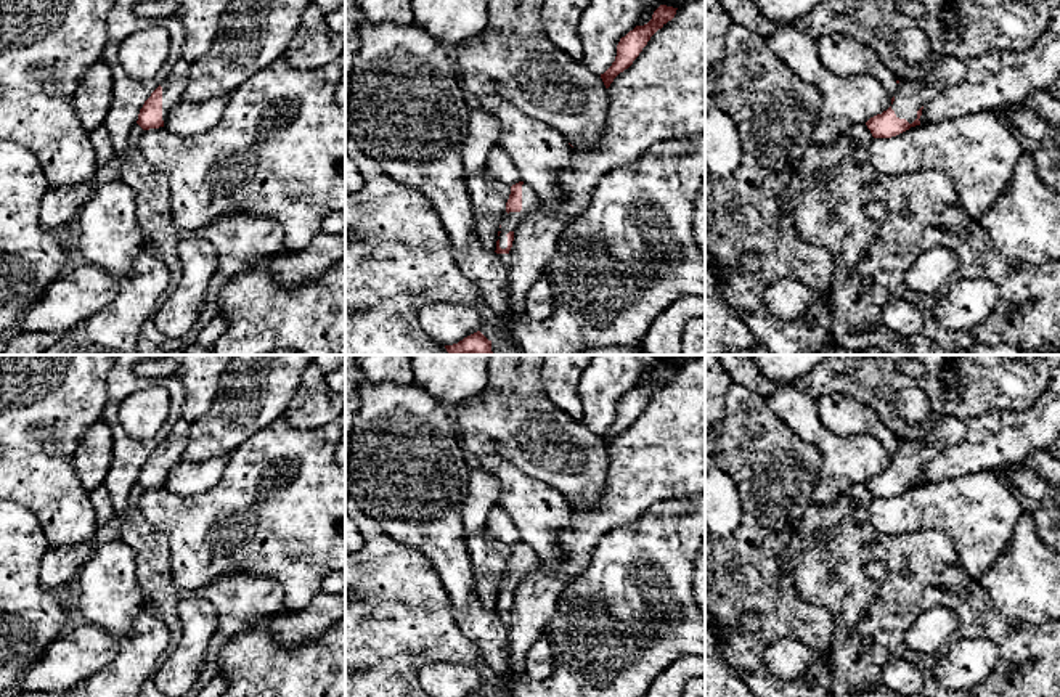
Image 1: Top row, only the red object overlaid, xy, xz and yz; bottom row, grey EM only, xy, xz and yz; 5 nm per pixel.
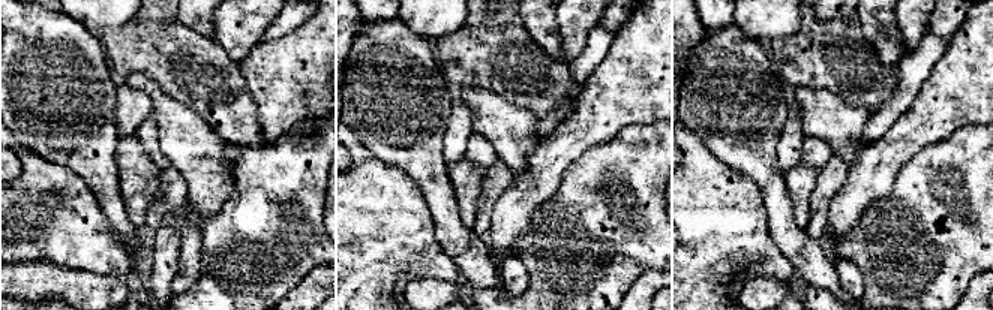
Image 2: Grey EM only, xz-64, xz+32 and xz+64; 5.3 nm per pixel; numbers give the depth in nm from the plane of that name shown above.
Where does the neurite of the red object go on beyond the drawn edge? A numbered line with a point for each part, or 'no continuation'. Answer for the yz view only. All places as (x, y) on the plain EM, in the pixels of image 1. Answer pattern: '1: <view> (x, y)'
1: yz (949, 431)

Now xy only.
1: xy (174, 445)

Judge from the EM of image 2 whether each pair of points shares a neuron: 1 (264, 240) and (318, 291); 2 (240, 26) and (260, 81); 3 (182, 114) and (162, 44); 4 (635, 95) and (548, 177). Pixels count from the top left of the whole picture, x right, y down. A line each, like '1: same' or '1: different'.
1: different
2: different
3: different
4: same

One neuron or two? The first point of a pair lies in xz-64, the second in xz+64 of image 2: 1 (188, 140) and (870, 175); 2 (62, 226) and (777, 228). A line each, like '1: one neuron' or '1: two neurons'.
1: two neurons
2: two neurons

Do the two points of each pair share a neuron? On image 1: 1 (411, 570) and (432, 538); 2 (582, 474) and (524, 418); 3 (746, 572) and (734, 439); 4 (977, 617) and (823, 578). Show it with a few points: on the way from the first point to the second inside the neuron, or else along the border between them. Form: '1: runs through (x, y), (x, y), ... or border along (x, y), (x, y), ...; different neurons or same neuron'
1: border along (389, 535), (418, 548), (444, 583); different neurons
2: runs through (569, 460), (538, 432); same neuron
3: runs through (760, 538), (760, 472); same neuron
4: runs through (938, 593), (861, 593); same neuron

